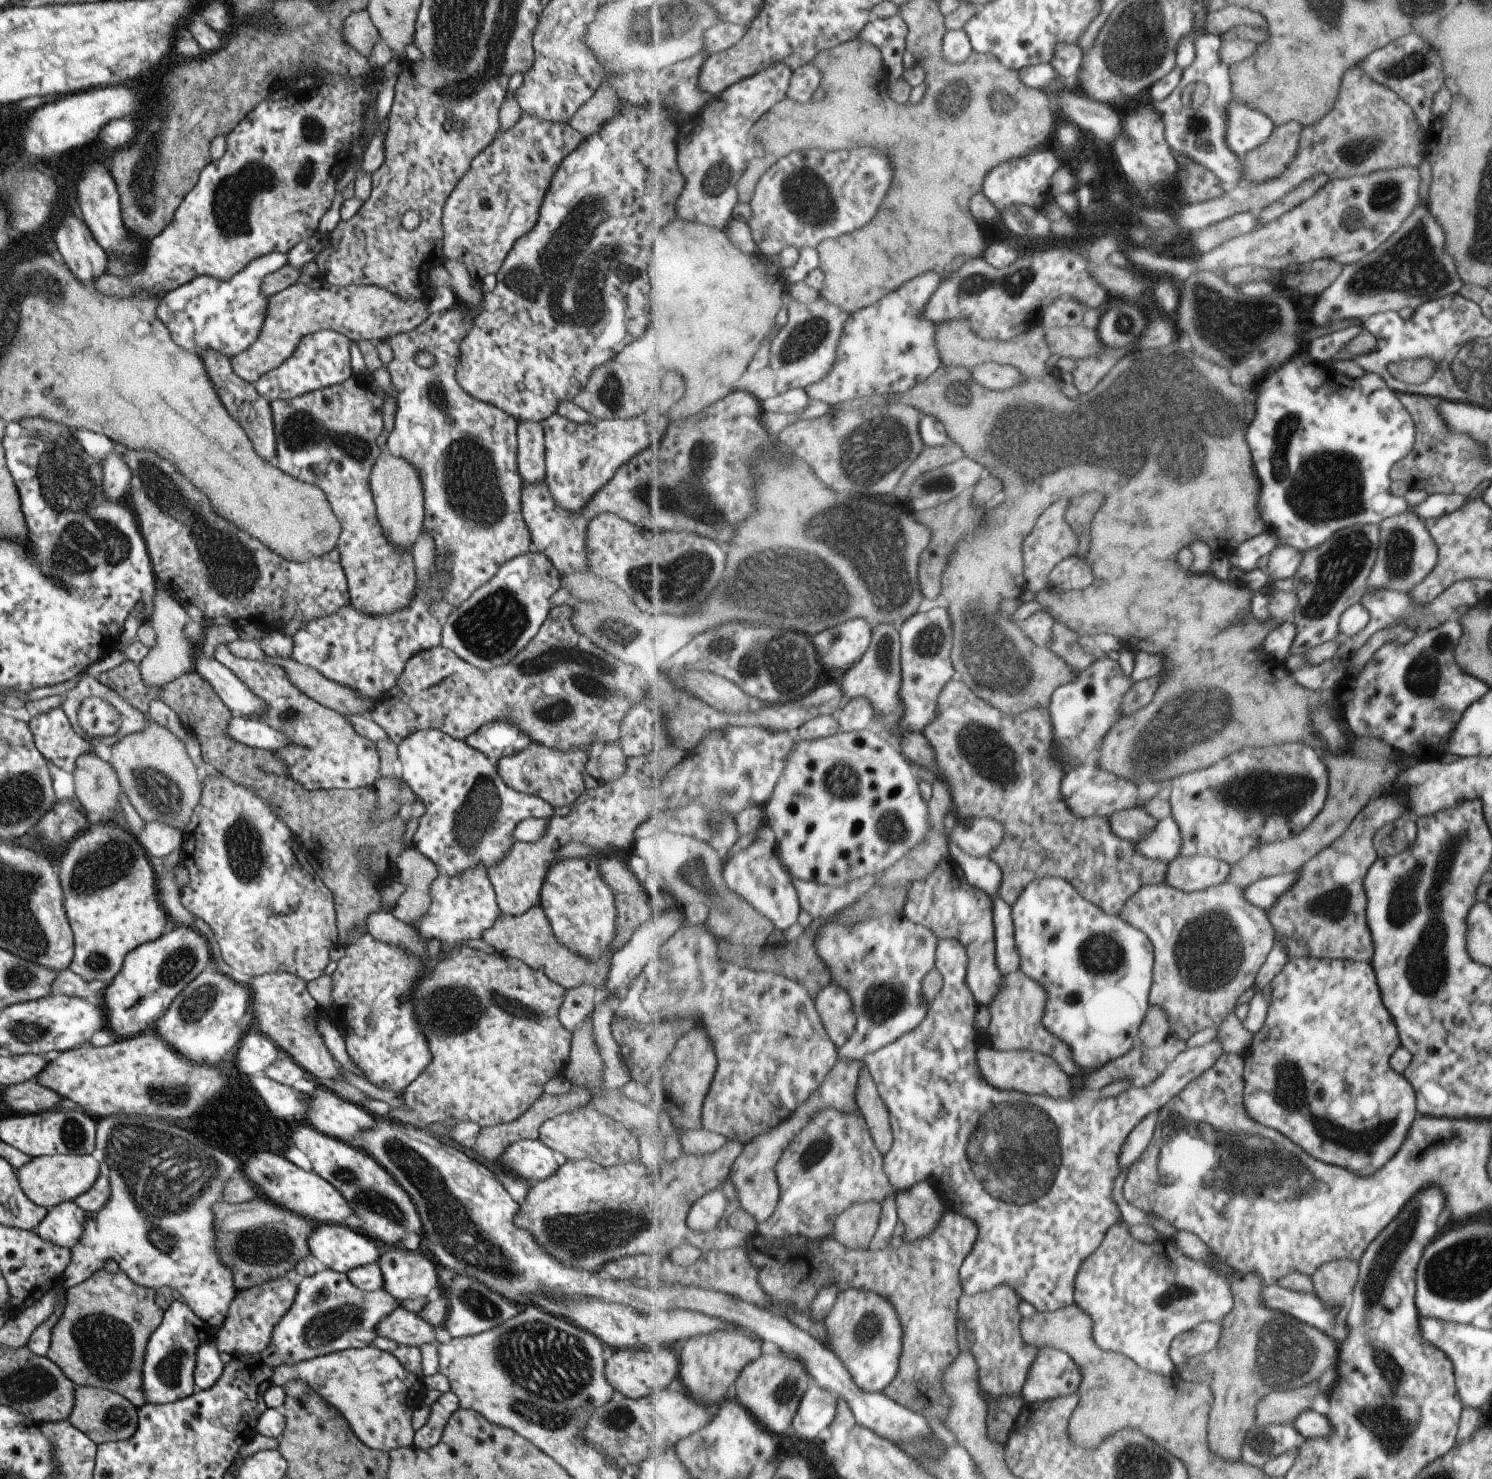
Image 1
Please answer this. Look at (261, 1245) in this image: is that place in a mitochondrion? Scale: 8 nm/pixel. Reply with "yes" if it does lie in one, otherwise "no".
yes

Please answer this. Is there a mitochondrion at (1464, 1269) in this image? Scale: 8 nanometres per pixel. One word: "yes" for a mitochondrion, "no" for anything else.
yes

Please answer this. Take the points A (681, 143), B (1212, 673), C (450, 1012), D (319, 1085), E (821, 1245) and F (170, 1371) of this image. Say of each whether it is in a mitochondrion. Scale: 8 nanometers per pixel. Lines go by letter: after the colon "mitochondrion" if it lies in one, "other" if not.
A: other
B: mitochondrion
C: mitochondrion
D: other
E: other
F: mitochondrion

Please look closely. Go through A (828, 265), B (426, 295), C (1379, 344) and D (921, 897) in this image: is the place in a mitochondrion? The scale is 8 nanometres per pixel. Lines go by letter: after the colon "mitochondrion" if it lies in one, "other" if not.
A: other
B: other
C: other
D: other

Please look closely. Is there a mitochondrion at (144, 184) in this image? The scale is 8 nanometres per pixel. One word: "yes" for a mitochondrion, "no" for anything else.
yes

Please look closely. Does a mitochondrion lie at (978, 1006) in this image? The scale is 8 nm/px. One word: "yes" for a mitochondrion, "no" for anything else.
no

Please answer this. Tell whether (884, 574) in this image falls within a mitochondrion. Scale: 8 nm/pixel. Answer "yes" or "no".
yes

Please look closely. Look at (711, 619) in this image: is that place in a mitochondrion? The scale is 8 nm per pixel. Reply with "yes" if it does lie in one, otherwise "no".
yes

